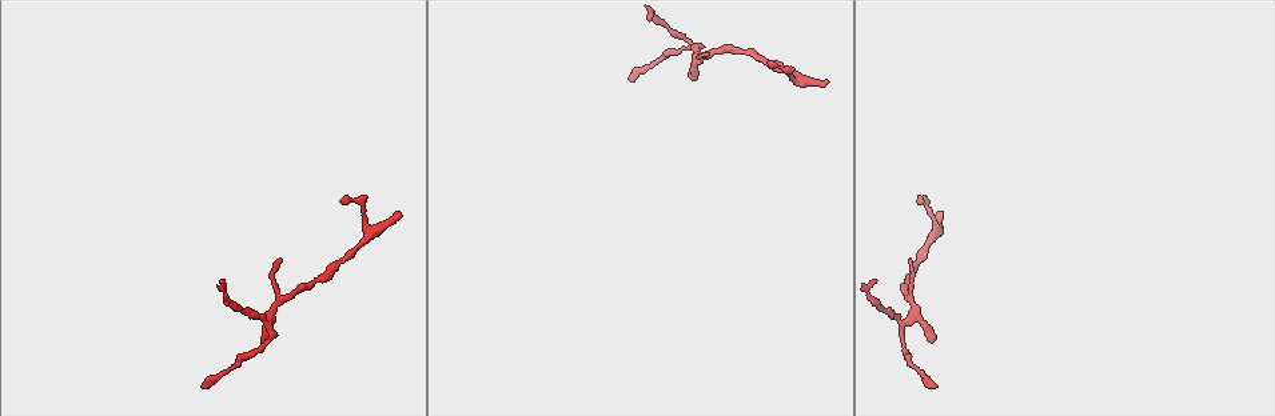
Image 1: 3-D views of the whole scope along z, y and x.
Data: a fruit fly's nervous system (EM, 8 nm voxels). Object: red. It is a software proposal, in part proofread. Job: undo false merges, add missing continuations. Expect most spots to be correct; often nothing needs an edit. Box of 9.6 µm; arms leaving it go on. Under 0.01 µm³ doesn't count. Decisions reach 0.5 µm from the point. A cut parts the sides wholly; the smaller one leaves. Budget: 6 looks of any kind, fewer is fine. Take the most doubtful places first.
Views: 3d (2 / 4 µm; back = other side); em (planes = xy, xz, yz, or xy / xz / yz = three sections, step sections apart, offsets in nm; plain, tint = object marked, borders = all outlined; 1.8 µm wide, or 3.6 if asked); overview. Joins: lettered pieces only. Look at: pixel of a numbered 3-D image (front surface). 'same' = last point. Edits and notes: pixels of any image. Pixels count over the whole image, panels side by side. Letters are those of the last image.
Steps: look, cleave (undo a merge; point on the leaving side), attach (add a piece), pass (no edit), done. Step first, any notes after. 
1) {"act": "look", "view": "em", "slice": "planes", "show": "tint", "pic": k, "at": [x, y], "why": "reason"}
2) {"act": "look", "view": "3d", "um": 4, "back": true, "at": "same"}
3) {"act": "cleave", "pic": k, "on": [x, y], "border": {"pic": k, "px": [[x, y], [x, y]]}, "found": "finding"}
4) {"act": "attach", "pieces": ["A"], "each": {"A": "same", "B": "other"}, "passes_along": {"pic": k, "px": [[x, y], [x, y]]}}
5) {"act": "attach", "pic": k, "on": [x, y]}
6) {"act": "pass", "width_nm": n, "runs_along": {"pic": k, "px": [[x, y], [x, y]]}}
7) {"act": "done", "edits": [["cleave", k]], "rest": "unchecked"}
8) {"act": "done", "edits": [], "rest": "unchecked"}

{"act": "look", "view": "3d", "um": 2, "pic": 1, "at": [934, 338], "why": "branch stops here"}

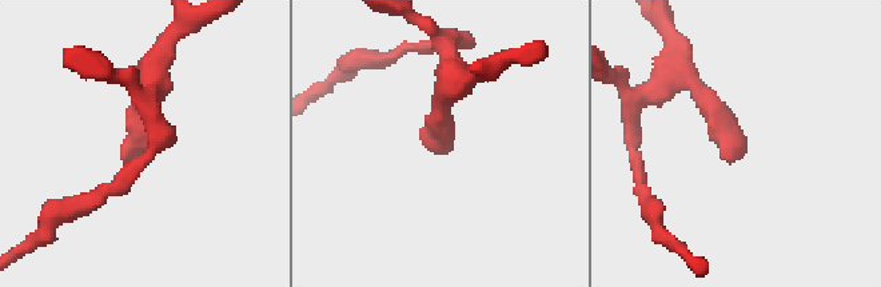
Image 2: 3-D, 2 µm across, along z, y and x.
{"act": "look", "view": "em", "slice": "xy", "step": 8, "show": "tint", "pic": 2, "at": [126, 157]}

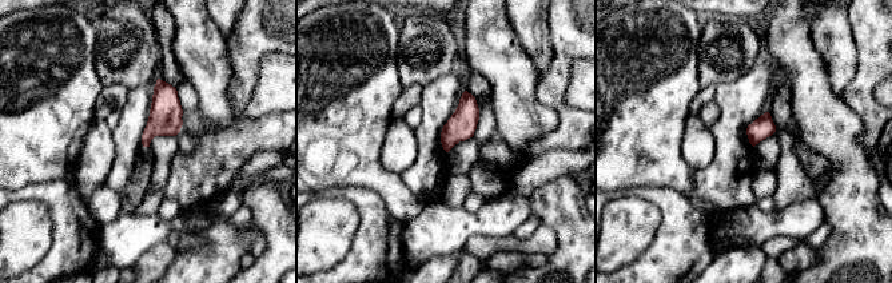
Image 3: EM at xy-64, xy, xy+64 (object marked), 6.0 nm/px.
{"act": "look", "view": "em", "slice": "xz", "step": 4, "show": "borders", "at": "same", "why": "another direction"}

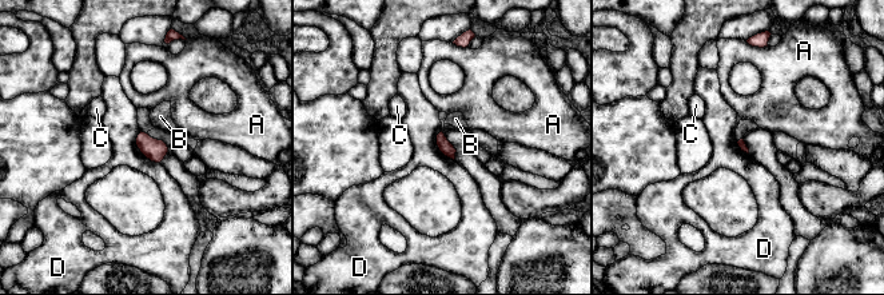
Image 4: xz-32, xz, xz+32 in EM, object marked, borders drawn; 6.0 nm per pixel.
{"act": "pass", "longest_contact_nm": ["D", 240], "each": {"A": "other", "B": "other", "C": "other", "D": "other"}, "found": "no lettered piece goes on from it"}

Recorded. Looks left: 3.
{"act": "look", "view": "3d", "um": 2, "pic": 1, "at": [936, 215], "why": "thin end"}

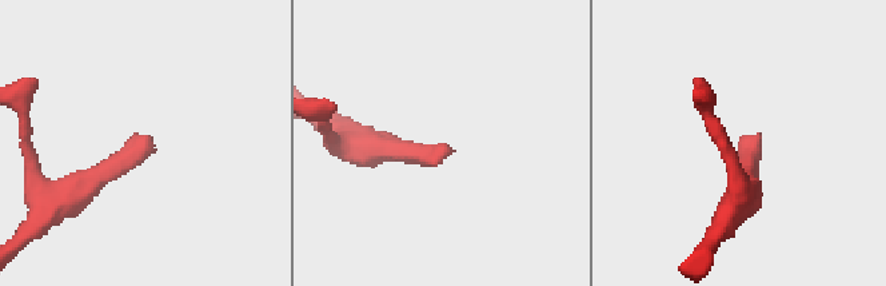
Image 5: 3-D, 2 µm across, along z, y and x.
{"act": "look", "view": "em", "slice": "xy", "step": 16, "show": "borders", "pic": 5, "at": [740, 140], "why": "shape alone is not enough"}

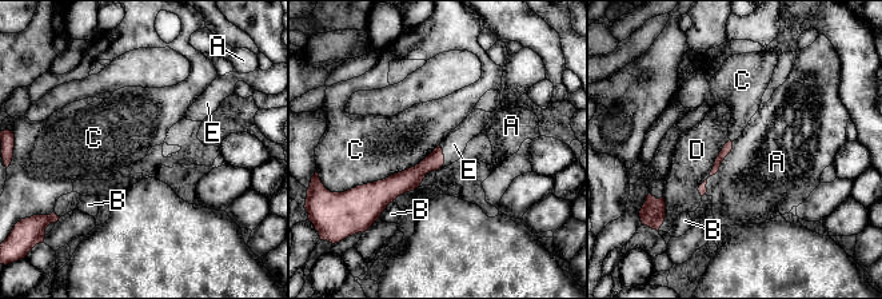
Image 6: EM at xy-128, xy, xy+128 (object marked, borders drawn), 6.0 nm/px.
{"act": "attach", "pieces": ["E"], "each": {"A": "other", "B": "other", "C": "other", "D": "other", "E": "same"}, "passes_along": {"pic": 6, "px": [[411, 178], [443, 156], [454, 144]]}, "found": "the cell continues"}

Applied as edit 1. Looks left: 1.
{"act": "done", "edits": [["attach", 6]], "rest": "unchecked"}

